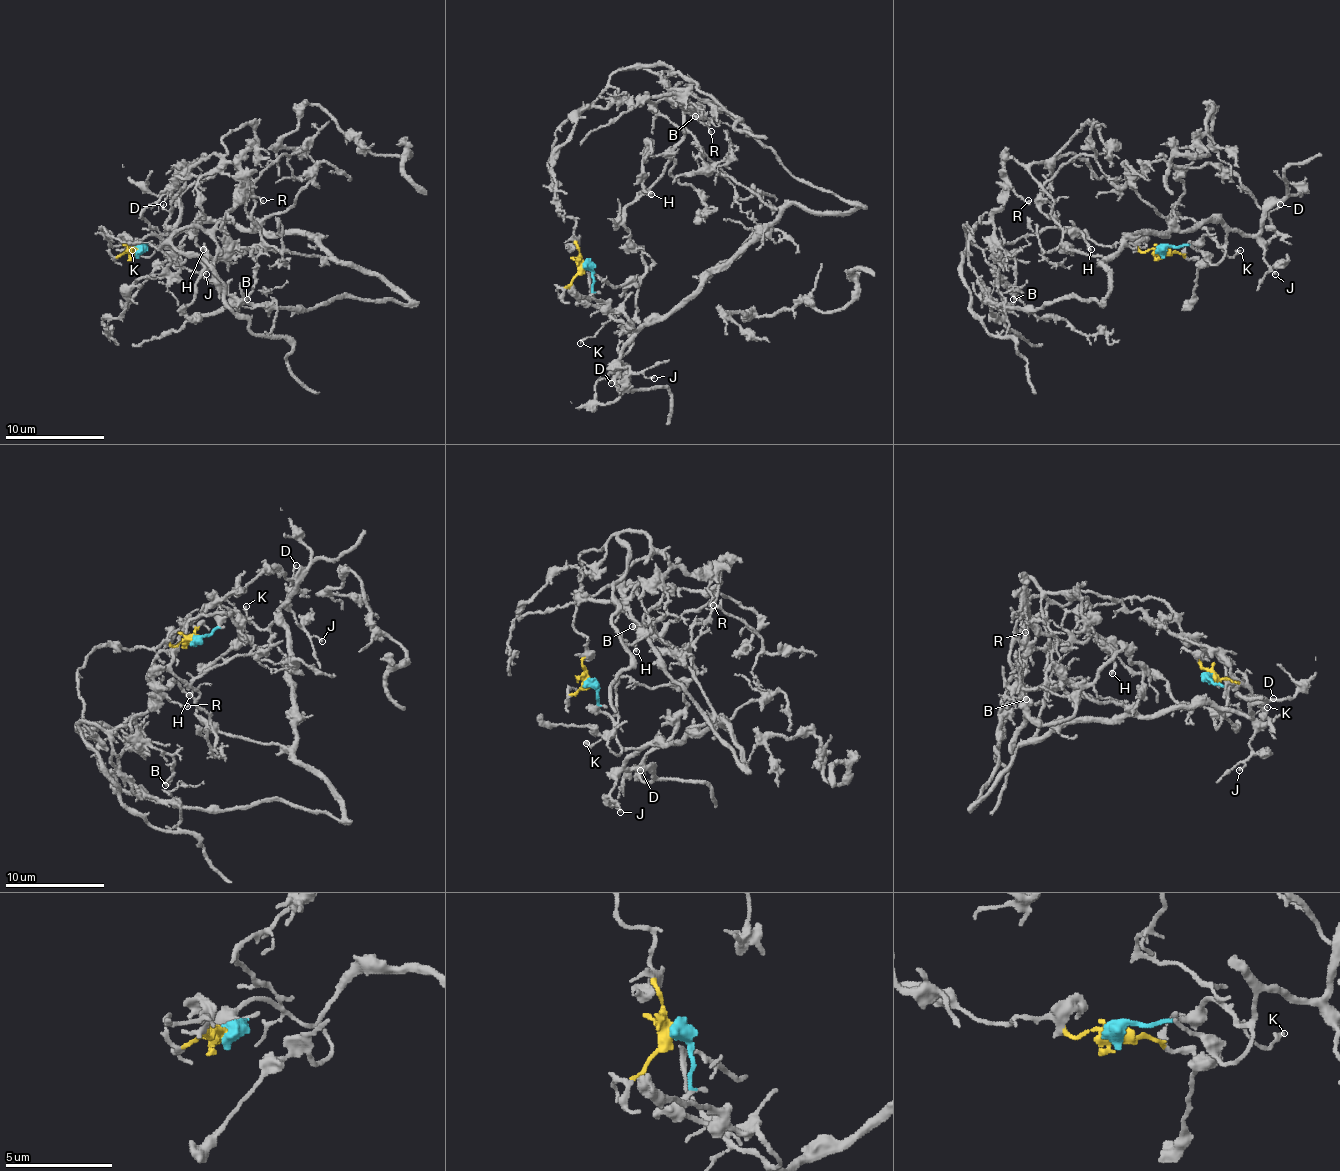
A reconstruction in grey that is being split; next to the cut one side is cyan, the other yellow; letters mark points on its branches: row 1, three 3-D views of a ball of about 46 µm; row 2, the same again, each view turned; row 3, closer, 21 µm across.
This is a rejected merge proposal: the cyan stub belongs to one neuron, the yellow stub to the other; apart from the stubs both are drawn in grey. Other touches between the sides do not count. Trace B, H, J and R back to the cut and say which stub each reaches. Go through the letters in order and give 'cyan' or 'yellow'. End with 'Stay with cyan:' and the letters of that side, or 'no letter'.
B: yellow
H: yellow
J: cyan
R: yellow
Stay with cyan: J

